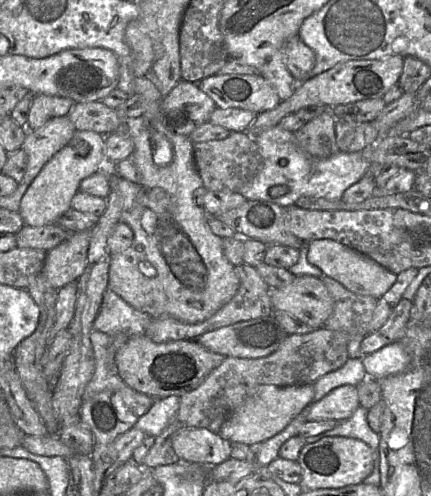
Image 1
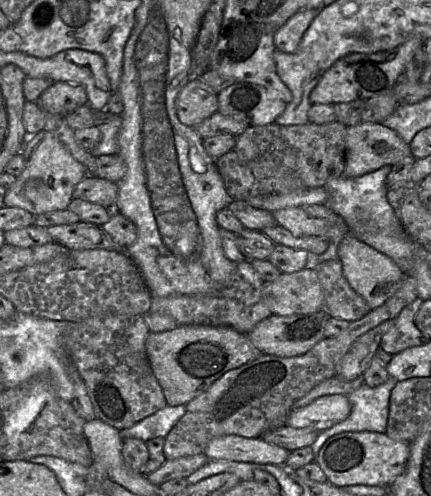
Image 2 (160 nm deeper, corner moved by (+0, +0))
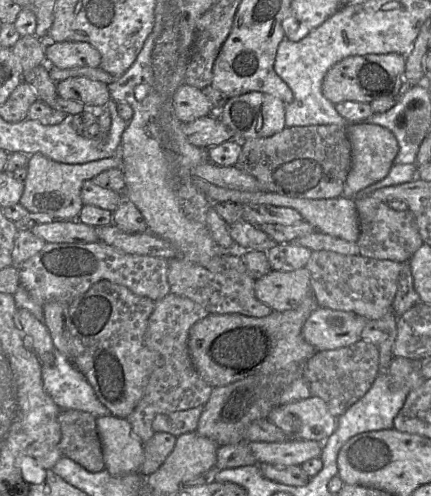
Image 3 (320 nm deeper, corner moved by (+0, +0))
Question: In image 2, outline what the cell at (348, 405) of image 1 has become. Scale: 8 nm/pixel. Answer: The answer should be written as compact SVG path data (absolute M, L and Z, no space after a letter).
M331 394L317 398L311 404L291 410L286 425L293 428L313 428L326 430L345 420L351 412L348 396Z

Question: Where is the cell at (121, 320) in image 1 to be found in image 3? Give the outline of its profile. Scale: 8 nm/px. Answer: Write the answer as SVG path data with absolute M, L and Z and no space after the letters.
M56 349L53 364L42 366L42 380L46 392L61 409L80 410L97 418L111 415L86 377Z

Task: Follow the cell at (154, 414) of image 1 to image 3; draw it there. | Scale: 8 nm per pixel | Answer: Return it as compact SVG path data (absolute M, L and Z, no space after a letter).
M199 406L168 414L157 414L152 421L152 430L166 432L175 437L196 431L202 409L203 406Z

